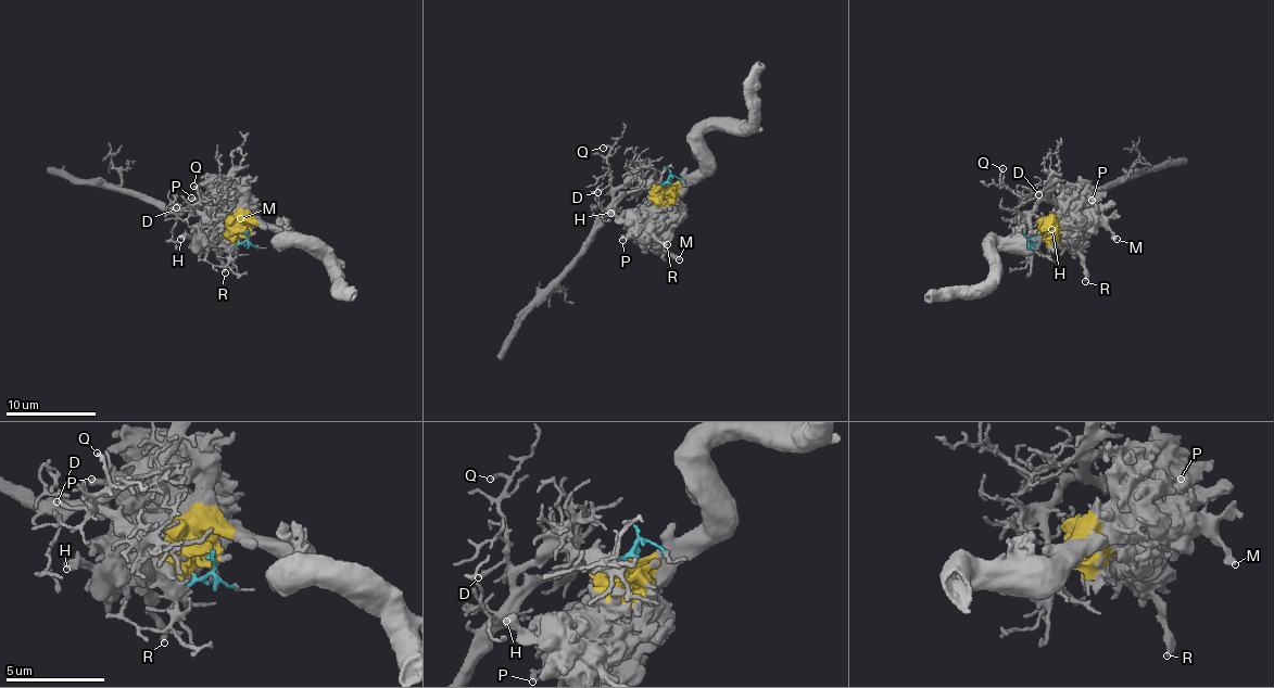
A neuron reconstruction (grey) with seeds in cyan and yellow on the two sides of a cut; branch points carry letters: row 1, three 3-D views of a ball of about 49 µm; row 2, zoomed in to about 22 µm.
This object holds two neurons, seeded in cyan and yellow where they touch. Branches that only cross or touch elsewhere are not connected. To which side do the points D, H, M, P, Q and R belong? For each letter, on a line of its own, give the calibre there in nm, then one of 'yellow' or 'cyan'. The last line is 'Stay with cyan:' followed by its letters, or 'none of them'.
D: 150 nm thick; cyan
H: 440 nm thick; yellow
M: 300 nm thick; yellow
P: 280 nm thick; yellow
Q: 160 nm thick; cyan
R: 280 nm thick; yellow
Stay with cyan: D, Q

